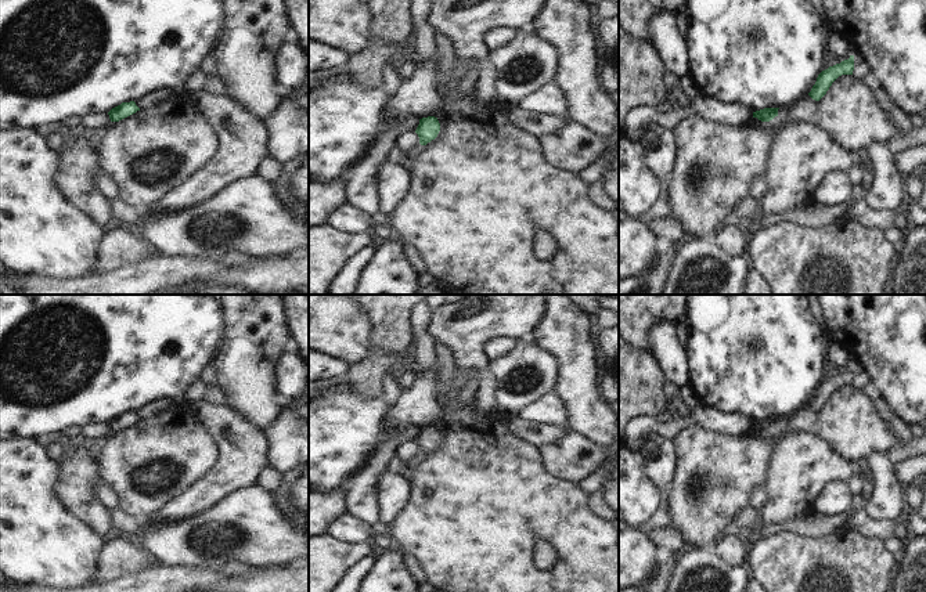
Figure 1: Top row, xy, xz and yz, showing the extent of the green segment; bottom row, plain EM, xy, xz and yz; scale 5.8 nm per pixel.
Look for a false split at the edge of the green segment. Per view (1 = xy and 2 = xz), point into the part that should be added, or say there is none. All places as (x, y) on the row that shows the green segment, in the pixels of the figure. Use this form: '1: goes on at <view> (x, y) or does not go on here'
1: does not go on here
2: does not go on here

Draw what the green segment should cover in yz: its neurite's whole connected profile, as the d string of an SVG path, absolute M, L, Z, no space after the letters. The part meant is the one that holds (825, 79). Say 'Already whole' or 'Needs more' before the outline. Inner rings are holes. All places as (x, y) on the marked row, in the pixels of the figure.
Already whole. M850 55L848 59L842 61L840 64L836 64L833 66L829 66L828 69L822 71L818 77L815 84L812 86L811 91L808 93L808 95L815 100L819 101L826 91L829 90L829 87L832 86L832 83L842 75L853 75L854 71L854 55Z

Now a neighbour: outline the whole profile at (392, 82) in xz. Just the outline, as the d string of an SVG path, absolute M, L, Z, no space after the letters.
M390 61L383 65L382 90L388 98L392 98L403 84L397 73L399 66L400 65L393 65Z

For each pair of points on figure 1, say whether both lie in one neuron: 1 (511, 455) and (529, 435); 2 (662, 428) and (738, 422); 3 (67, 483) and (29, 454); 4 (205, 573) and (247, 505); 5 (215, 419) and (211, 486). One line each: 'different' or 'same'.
1: different
2: same
3: different
4: different
5: same

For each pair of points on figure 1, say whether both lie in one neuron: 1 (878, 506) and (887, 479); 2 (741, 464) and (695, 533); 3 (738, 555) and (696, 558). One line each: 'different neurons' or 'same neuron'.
1: same neuron
2: same neuron
3: different neurons

